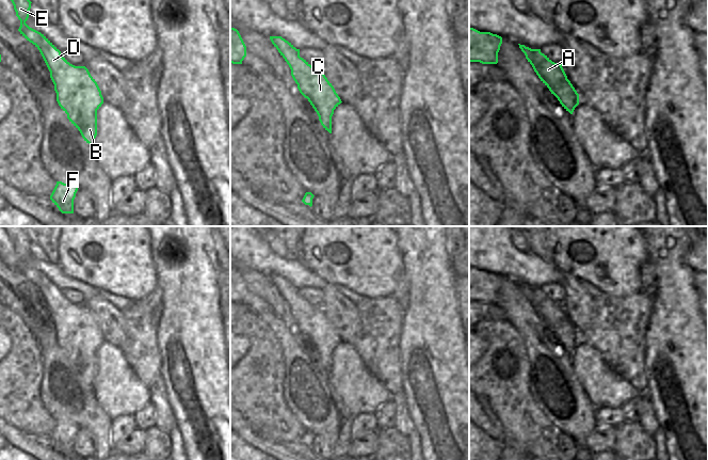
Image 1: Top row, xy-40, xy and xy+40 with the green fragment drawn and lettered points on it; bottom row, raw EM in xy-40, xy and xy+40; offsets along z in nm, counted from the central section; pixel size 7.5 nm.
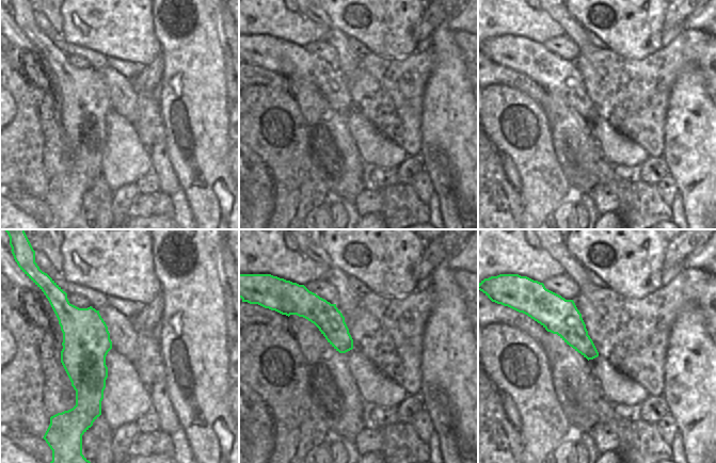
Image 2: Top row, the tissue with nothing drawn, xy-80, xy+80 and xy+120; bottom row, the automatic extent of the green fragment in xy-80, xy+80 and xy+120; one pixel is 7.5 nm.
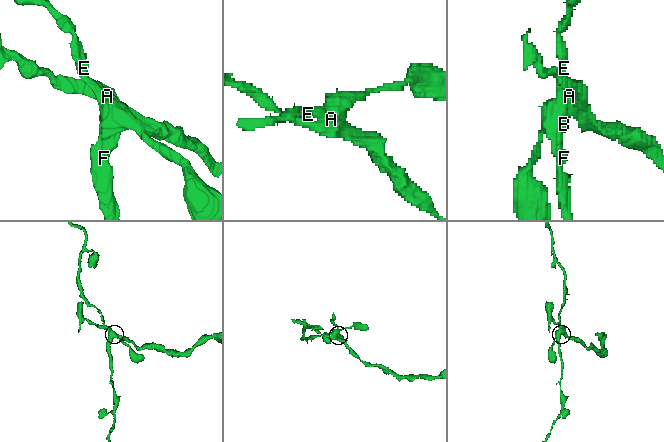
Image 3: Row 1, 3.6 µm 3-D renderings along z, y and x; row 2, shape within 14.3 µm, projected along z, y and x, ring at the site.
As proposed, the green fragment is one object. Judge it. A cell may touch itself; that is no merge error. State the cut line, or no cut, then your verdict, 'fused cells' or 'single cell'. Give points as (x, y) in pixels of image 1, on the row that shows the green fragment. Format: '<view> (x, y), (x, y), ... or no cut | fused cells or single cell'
xy+40 (566, 78), (556, 96) | fused cells

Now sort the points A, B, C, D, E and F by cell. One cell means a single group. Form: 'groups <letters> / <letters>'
groups A / B C D E F

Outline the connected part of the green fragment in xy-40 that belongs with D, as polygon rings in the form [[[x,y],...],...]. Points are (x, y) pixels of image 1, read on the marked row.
[[[30,0],[11,1],[20,20],[18,31],[39,50],[50,72],[59,106],[84,141],[95,146],[97,110],[103,104],[97,82],[85,66],[70,64],[44,34],[26,23],[32,3]]]

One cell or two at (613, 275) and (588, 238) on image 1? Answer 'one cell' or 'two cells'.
one cell

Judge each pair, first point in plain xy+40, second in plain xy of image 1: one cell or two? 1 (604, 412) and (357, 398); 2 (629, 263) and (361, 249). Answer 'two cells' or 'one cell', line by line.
1: two cells
2: one cell

